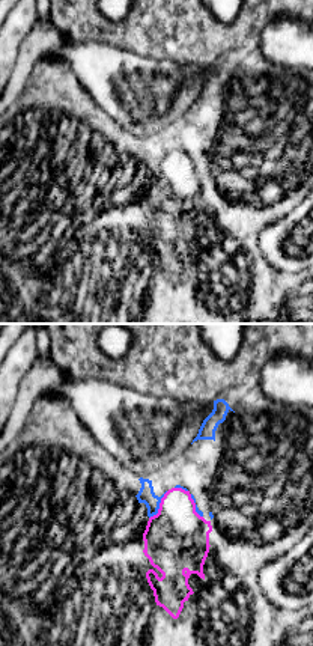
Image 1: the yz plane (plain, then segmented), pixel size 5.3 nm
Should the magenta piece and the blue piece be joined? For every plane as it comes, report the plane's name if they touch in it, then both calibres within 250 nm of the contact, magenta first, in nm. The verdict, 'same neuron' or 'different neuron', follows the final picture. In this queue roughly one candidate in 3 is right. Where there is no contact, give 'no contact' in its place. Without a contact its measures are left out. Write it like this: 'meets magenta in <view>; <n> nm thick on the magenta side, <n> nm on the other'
meets magenta in yz; 340 nm thick on the magenta side, 90 nm on the other

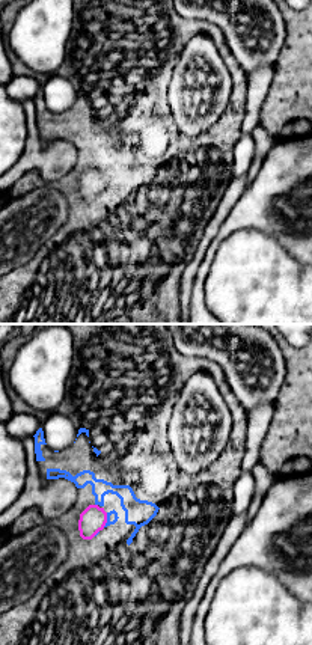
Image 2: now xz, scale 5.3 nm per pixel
meets magenta in xz; 140 nm thick on the magenta side, 60 nm on the other

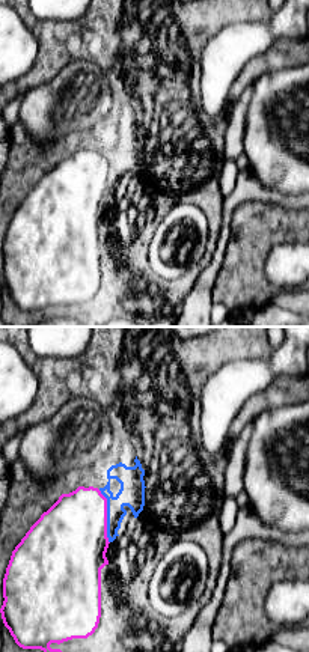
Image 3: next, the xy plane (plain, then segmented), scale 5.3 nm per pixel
meets magenta in xy; 420 nm thick on the magenta side, 140 nm on the other

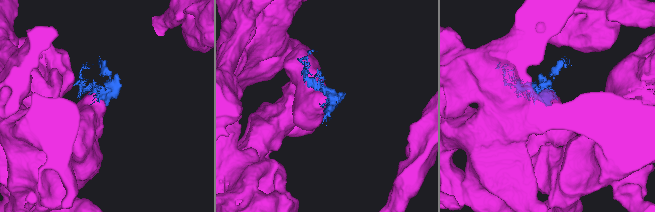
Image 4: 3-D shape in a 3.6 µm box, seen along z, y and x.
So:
different neuron

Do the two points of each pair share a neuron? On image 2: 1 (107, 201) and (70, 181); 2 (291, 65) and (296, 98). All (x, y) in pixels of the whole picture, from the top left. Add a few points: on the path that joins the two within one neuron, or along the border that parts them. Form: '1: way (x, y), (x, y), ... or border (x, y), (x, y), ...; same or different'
1: way (94, 208), (80, 208), (73, 201), (73, 195); same
2: way (296, 73), (296, 91); same

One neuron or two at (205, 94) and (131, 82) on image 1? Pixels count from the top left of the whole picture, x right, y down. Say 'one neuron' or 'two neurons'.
two neurons

